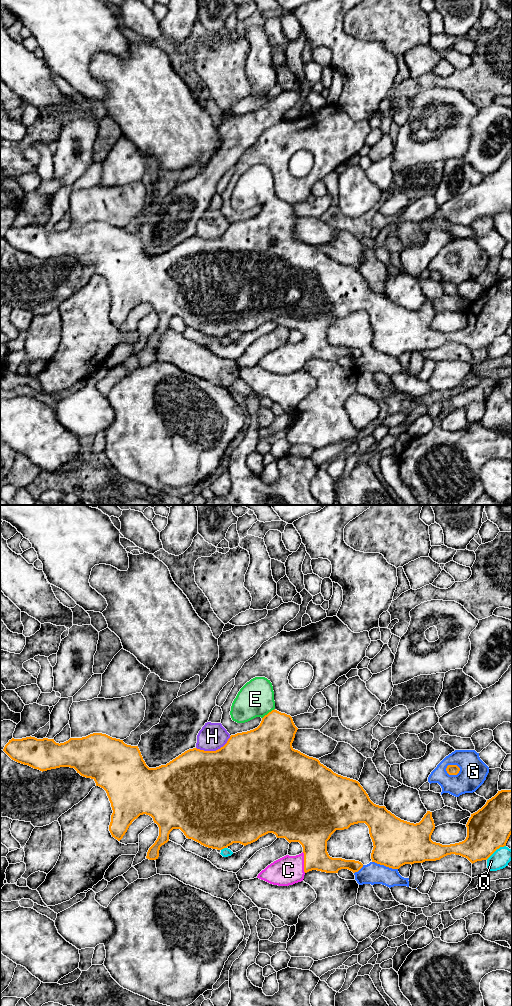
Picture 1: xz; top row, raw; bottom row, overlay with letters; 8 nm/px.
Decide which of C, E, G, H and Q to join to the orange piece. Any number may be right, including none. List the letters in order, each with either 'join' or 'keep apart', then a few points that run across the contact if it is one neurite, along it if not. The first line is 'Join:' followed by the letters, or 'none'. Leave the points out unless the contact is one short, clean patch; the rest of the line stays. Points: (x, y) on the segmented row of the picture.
Join: C, E
C: join
E: join; line xz (270, 743), (269, 712), (255, 699)
G: keep apart
H: keep apart
Q: keep apart

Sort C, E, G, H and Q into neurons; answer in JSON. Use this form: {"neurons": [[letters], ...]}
{"neurons": [["C", "E"], ["G"], ["H"], ["Q"]]}

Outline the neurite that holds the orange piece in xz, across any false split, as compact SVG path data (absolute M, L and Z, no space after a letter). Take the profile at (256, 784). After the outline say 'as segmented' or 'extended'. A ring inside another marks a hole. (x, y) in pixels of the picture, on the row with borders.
M255 677L240 689L232 703L230 715L237 723L245 723L256 717L261 717L262 721L253 730L231 735L227 743L216 751L189 749L166 765L156 768L149 768L146 765L138 746L127 745L123 740L102 733L70 738L60 744L48 738L37 739L31 736L22 739L12 738L3 751L12 760L42 772L70 767L81 776L93 779L96 786L103 788L107 793L113 810L109 831L118 841L140 815L151 816L159 827L159 836L147 852L146 858L149 860L158 859L160 847L169 841L169 834L173 829L180 829L186 838L217 850L227 848L233 843L246 846L268 833L275 834L277 838L285 838L289 843L299 842L303 847L301 854L286 855L268 865L257 876L278 886L301 882L304 875L312 870L338 873L341 869L348 869L353 873L358 872L363 867L361 862L332 858L327 852L327 841L336 830L348 829L358 823L365 823L369 828L374 846L371 853L372 862L392 869L399 869L405 864L440 860L451 854L465 857L472 864L487 860L497 849L506 846L512 834L512 790L501 790L487 800L481 809L471 814L466 824L467 837L464 841L450 845L433 842L431 835L435 824L432 812L427 811L422 820L416 824L401 820L385 806L374 804L358 781L338 775L321 764L318 759L295 750L292 743L298 728L290 715L275 709L273 686L265 677Z; extended

